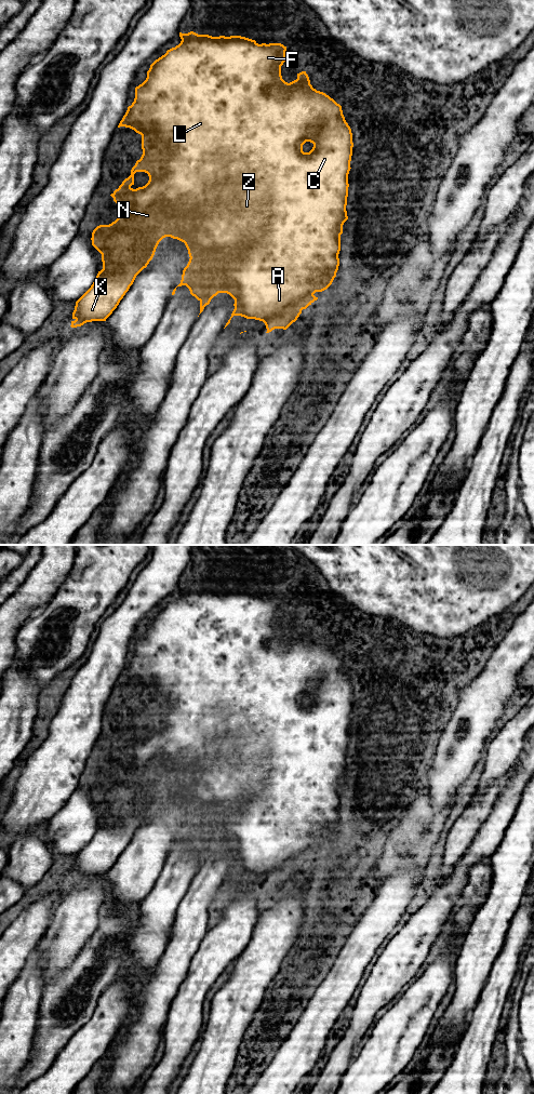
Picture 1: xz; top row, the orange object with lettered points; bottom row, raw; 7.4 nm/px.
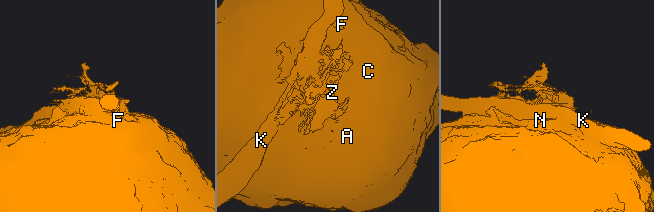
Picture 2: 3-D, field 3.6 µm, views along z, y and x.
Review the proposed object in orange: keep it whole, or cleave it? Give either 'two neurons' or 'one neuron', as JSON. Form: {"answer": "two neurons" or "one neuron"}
{"answer": "two neurons"}

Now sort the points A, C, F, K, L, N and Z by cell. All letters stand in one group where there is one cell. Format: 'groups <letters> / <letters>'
groups A C F L N Z / K

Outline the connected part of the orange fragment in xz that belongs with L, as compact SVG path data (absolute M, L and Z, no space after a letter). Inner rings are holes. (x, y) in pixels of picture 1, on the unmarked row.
M190 585L190 586L188 586L188 587L182 587L182 586L179 586L179 590L181 590L181 592L182 592L182 595L181 595L181 597L179 597L179 598L178 598L178 599L176 599L176 600L175 600L175 601L172 601L172 602L170 602L170 603L168 603L168 604L166 604L166 606L165 606L165 608L164 608L164 609L162 609L162 610L161 610L161 611L159 611L159 612L158 612L158 613L156 613L156 614L155 614L155 615L153 615L153 616L152 616L152 617L151 617L151 618L150 618L150 622L149 622L149 624L148 624L148 625L147 625L147 631L146 631L146 633L145 633L145 635L144 635L144 636L143 636L143 637L142 637L142 638L139 638L139 639L138 639L138 640L136 640L136 641L135 641L135 652L134 652L134 655L133 655L133 656L132 656L132 658L131 658L131 659L129 659L129 661L128 661L128 664L126 664L126 666L125 666L125 668L124 668L124 669L123 669L123 671L122 671L122 673L121 673L121 675L120 675L120 677L119 677L119 679L118 679L118 681L120 681L120 680L125 680L125 681L130 681L130 682L132 682L132 683L134 683L134 684L135 684L135 685L136 685L136 686L138 686L138 688L141 688L141 689L142 689L142 703L143 703L143 708L142 708L142 710L141 710L141 712L139 712L139 713L137 713L137 715L136 715L136 717L135 717L135 719L134 719L134 720L133 720L133 721L132 721L132 723L131 723L131 729L130 729L130 730L129 730L129 731L128 731L128 732L125 732L125 733L124 733L124 734L123 734L123 735L122 735L122 737L121 737L121 738L120 738L120 739L119 739L119 742L118 742L118 743L116 743L116 744L115 744L115 745L114 745L114 746L112 746L112 747L111 747L111 748L110 748L110 749L111 749L111 750L112 750L112 751L114 751L114 755L115 755L115 756L116 756L116 757L123 757L123 758L125 758L125 759L126 759L126 761L125 761L125 764L124 764L124 765L123 765L123 766L122 766L122 768L121 768L121 769L120 769L120 770L119 770L119 771L118 771L118 772L117 772L117 773L116 773L116 774L115 774L115 775L112 775L112 776L111 776L111 777L109 777L109 778L99 778L99 779L97 779L97 781L96 781L96 782L95 782L95 783L94 783L94 784L93 784L93 786L92 786L92 791L91 791L91 793L92 793L92 799L93 799L93 800L94 800L94 801L95 801L95 802L96 802L96 803L97 803L97 804L98 804L98 805L99 805L99 806L101 806L101 808L102 808L102 815L103 815L103 822L104 822L104 824L111 824L111 823L115 823L115 822L117 822L117 820L119 820L119 819L120 819L120 818L121 818L121 817L124 817L124 816L125 816L125 815L128 815L128 814L130 814L130 813L131 813L131 812L133 812L133 811L134 811L134 810L135 810L135 809L136 809L136 808L138 808L138 805L139 805L139 803L141 803L141 802L143 802L143 801L147 801L147 802L148 802L148 808L147 808L147 810L146 810L146 813L145 813L145 820L144 820L144 822L146 822L146 820L147 820L147 818L148 818L148 817L149 817L149 815L150 815L150 814L151 814L151 813L152 813L152 811L153 811L153 809L155 809L155 805L156 805L156 802L157 802L157 800L158 800L158 798L159 798L159 796L160 796L160 795L161 795L161 793L162 793L162 792L163 792L163 791L165 791L165 790L171 790L171 791L173 791L173 792L177 792L177 793L179 793L179 795L182 795L182 796L184 796L184 797L185 797L185 799L186 799L186 801L187 801L187 803L188 803L188 808L189 808L189 811L190 811L190 812L189 812L189 815L188 815L188 817L187 817L187 819L186 819L186 820L185 820L185 822L184 822L184 824L183 824L183 828L182 828L182 833L181 833L181 837L179 837L179 838L178 838L178 839L177 839L177 840L182 840L182 839L186 839L186 840L187 840L187 841L188 841L188 842L189 842L189 844L190 844L190 848L191 848L191 849L192 849L192 850L195 850L195 851L196 851L196 852L197 852L197 853L198 853L198 854L199 854L199 855L200 855L200 867L201 867L201 866L202 866L202 865L203 865L203 863L204 863L204 860L205 860L205 859L206 859L206 858L209 858L209 857L210 857L210 855L211 855L211 853L212 853L212 852L213 852L213 851L214 851L214 850L216 850L216 849L217 849L217 848L218 848L218 846L227 846L227 848L229 848L229 849L230 849L230 850L231 850L231 851L232 851L232 852L233 852L233 853L235 853L235 857L233 857L233 859L235 859L235 863L233 863L233 865L232 865L232 867L231 867L231 870L230 870L230 872L229 872L229 873L228 873L228 876L227 876L227 877L226 877L226 879L225 879L225 881L226 881L226 880L227 880L227 879L228 879L228 878L229 878L229 877L230 877L230 873L231 873L231 871L232 871L232 870L233 870L233 869L241 869L241 870L244 870L244 871L246 871L246 872L255 872L255 873L259 873L259 875L263 875L263 876L264 876L264 877L265 877L265 879L266 879L266 882L267 882L267 885L266 885L266 886L269 886L269 885L271 885L271 884L272 884L272 883L275 883L275 882L283 882L283 883L286 883L286 882L288 882L288 881L289 881L289 880L290 880L290 879L291 879L291 878L292 878L292 877L293 877L293 876L295 876L295 875L296 875L296 873L297 873L297 871L298 871L298 870L299 870L299 868L301 868L301 867L302 867L302 864L303 864L303 863L306 863L306 862L307 862L307 860L308 860L308 859L309 859L309 858L311 858L311 857L312 857L312 856L313 856L313 855L315 855L315 854L317 854L317 853L318 853L318 851L316 851L316 850L315 850L315 849L313 849L313 848L315 848L315 846L316 846L316 845L322 845L322 844L324 844L324 843L326 843L326 842L328 842L328 841L329 841L329 840L330 840L330 839L331 839L331 838L332 838L332 836L333 836L333 833L334 833L334 831L335 831L335 830L336 830L336 826L337 826L337 824L338 824L338 819L339 819L339 812L338 812L338 808L339 808L339 804L341 804L341 788L342 788L342 787L343 787L343 778L344 778L344 776L345 776L345 775L346 775L346 774L347 774L347 773L348 773L348 770L347 770L347 764L346 764L346 759L347 759L347 750L348 750L348 741L349 741L349 737L348 737L348 728L349 728L349 724L350 724L350 722L351 722L351 721L350 721L350 715L351 715L351 709L352 709L352 701L353 701L353 696L352 696L352 686L351 686L351 682L350 682L350 680L349 680L349 679L348 679L348 677L347 677L347 676L346 676L346 673L345 673L345 670L344 670L344 668L343 668L343 664L342 664L342 659L341 659L341 658L339 658L339 657L337 657L337 656L336 656L336 655L335 655L335 654L334 654L334 653L333 653L333 652L331 652L331 651L330 651L330 650L329 650L329 649L326 649L326 648L325 648L325 646L323 646L323 645L320 645L320 644L317 644L317 643L316 643L316 642L313 642L313 641L312 641L312 639L311 639L311 638L310 638L310 633L309 633L309 630L308 630L308 628L307 628L307 627L306 627L306 625L302 625L302 626L299 626L299 627L297 627L297 632L296 632L296 633L294 633L294 635L292 635L292 636L290 636L290 637L288 637L288 636L285 636L285 635L284 635L284 633L283 633L283 632L282 632L282 629L281 629L281 619L282 619L282 618L283 618L283 616L284 616L284 615L285 615L285 611L286 611L286 609L285 609L285 604L286 604L286 600L284 600L284 599L283 599L283 598L281 598L281 597L269 597L269 598L266 598L266 597L262 597L262 598L258 598L258 597L257 597L257 596L256 596L256 595L255 595L255 593L252 593L252 592L249 592L249 591L245 591L245 590L241 590L241 589L230 589L230 590L225 590L225 589L219 589L219 590L212 590L212 589L209 589L209 588L198 588L198 587L196 587L196 586L193 586L193 585ZM306 695L310 695L310 696L312 696L312 697L313 697L313 701L312 701L312 703L311 703L311 704L310 704L310 705L309 705L309 706L304 706L304 705L303 705L303 698L304 698L304 697L305 697L305 696L306 696ZM136 725L145 725L145 726L147 726L147 728L148 728L148 730L149 730L149 734L148 734L148 736L147 736L147 737L146 737L146 738L145 738L145 739L143 739L143 741L138 741L138 742L136 742L136 743L133 743L133 742L132 742L132 741L131 741L131 739L132 739L132 738L134 738L134 728L135 728L135 726L136 726ZM149 784L151 784L151 785L152 785L152 786L153 786L153 792L152 792L152 795L151 795L151 797L150 797L150 798L149 798L149 799L145 799L145 798L144 798L144 797L143 797L143 795L142 795L142 790L143 790L143 788L144 788L144 787L145 787L145 786L147 786L147 785L149 785Z

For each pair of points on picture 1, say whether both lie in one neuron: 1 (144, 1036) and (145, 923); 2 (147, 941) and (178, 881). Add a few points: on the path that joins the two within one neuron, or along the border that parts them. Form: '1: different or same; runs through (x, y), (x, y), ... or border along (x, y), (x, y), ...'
1: different; border along (167, 945), (159, 963), (155, 968)
2: same; runs through (152, 925), (155, 915), (165, 896)

